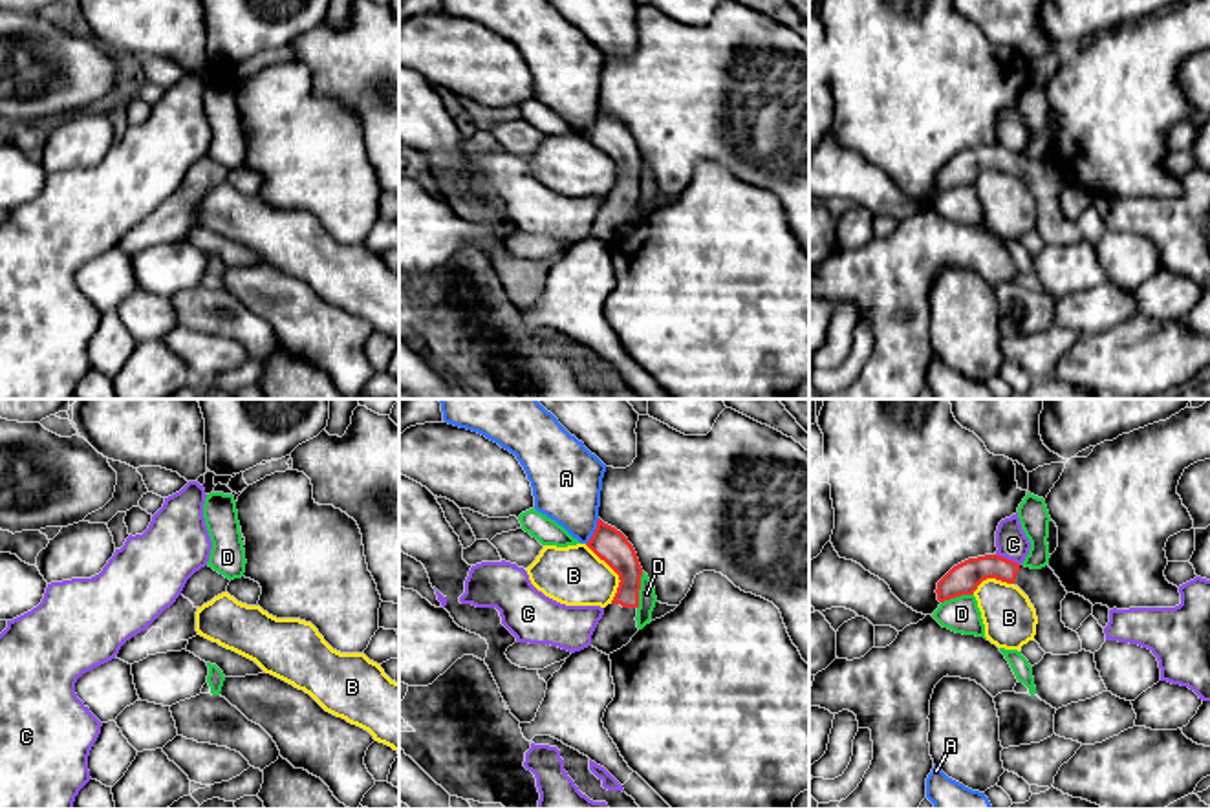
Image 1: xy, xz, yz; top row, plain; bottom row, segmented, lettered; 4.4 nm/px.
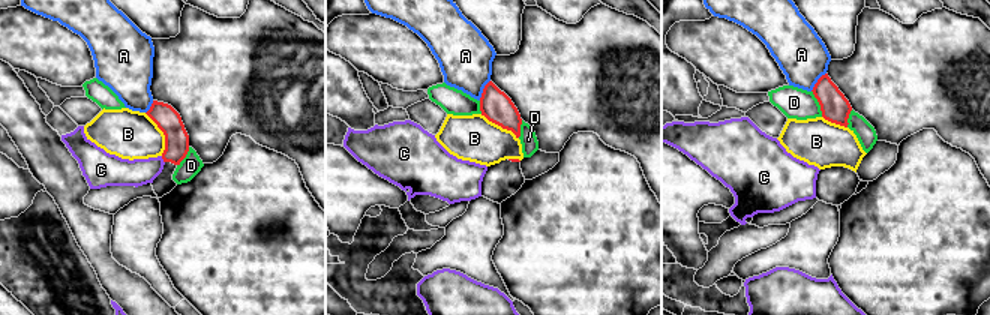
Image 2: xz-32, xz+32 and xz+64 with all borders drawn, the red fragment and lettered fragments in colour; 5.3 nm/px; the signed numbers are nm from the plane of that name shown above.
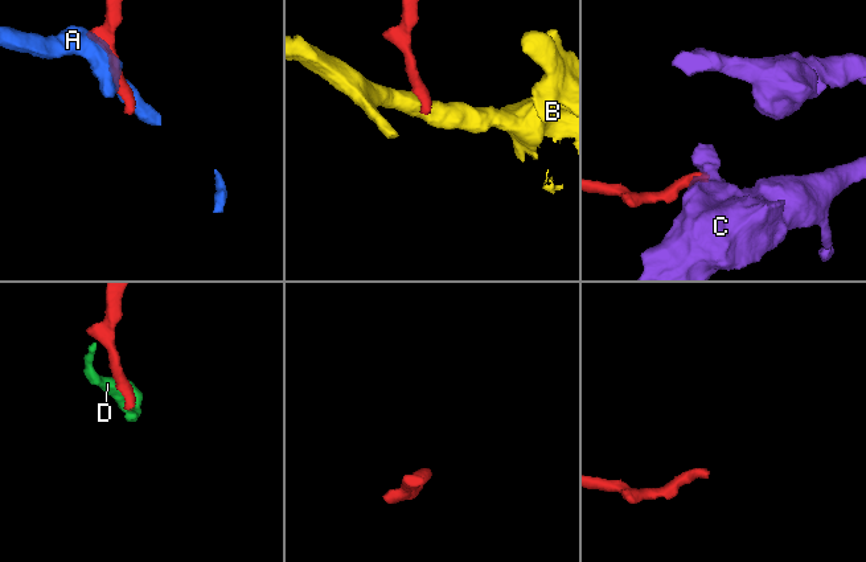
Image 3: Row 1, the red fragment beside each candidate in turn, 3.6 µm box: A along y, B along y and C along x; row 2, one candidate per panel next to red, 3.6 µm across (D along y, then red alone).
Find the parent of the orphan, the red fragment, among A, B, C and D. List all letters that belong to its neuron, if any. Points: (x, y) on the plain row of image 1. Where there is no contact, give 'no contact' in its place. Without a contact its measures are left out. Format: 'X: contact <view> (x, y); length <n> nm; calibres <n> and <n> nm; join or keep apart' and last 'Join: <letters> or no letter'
A: contact xz (595, 121); length 130 nm; calibres 150 and 300 nm; keep apart
B: contact xz (615, 161); length 300 nm; calibres 150 and 260 nm; keep apart
C: contact yz (1009, 151); length 120 nm; calibres 140 and 140 nm; keep apart
D: contact xz (639, 178); length 170 nm; calibres 150 and 80 nm; keep apart
Join: no letter

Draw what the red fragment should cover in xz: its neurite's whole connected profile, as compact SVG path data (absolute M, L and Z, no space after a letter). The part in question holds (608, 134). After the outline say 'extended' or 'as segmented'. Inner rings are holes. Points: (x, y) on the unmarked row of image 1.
M600 108L586 135L604 150L621 170L613 190L604 198L604 205L591 225L591 236L610 245L626 236L639 221L635 207L643 157L628 128Z | extended

